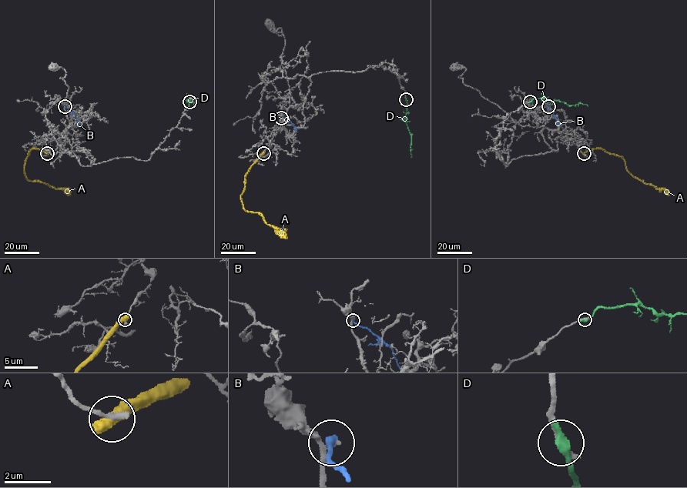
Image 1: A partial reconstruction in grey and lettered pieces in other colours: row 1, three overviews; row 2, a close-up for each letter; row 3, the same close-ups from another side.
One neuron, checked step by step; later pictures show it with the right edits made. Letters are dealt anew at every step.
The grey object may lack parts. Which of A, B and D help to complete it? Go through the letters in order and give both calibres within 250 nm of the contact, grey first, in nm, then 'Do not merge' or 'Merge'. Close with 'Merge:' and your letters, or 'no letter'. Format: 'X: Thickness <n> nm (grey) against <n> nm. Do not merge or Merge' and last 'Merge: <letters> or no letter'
A: Thickness 280 nm (grey) against 700 nm. Do not merge
B: Thickness 200 nm (grey) against 320 nm. Do not merge
D: Thickness 280 nm (grey) against 440 nm. Do not merge
Merge: no letter

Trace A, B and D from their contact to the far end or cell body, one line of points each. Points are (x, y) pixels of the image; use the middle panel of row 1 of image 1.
A: (263, 153), (245, 176), (245, 189), (240, 195), (242, 207), (257, 212), (267, 224), (287, 236)
B: (281, 117), (289, 120), (296, 132)
D: (406, 99), (411, 157)

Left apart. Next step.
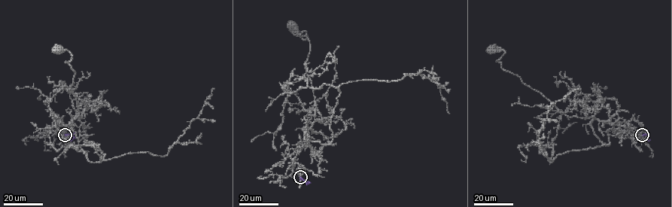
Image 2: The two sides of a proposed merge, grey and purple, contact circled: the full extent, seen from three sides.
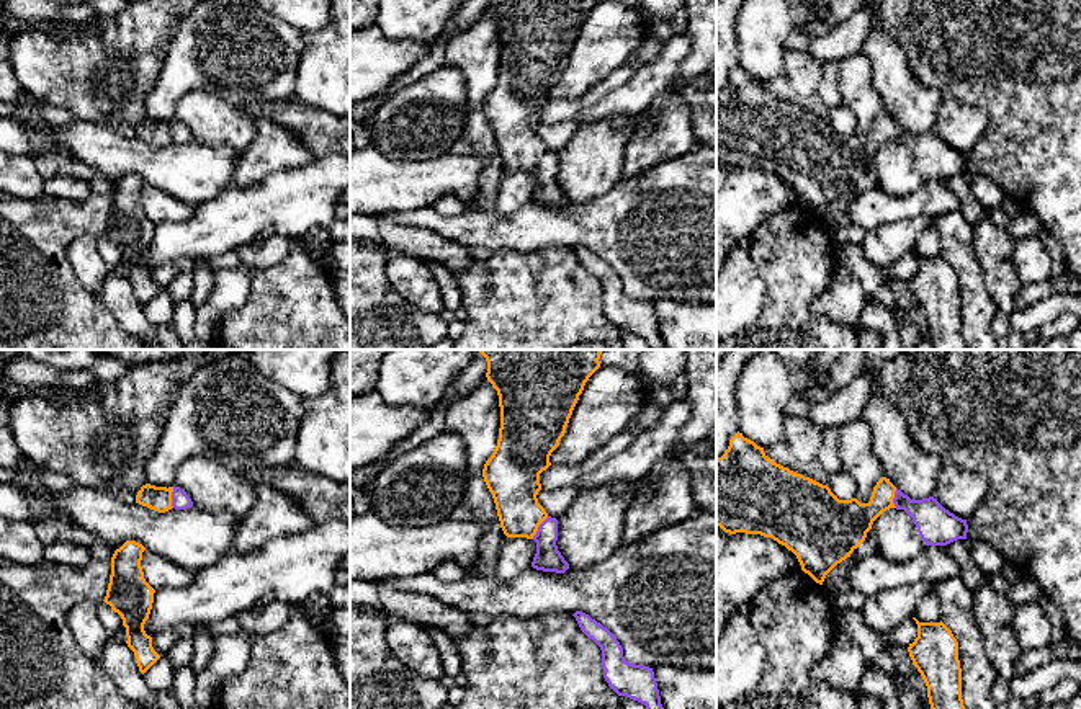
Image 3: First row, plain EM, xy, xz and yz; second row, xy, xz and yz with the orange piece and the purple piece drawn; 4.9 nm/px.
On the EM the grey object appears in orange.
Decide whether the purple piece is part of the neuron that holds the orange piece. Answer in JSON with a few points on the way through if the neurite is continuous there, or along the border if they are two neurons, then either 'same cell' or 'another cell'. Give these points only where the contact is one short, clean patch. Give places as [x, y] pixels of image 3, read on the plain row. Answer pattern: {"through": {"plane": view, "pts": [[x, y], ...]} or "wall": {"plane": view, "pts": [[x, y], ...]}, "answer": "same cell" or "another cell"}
{"through": {"plane": "xz", "pts": [[514, 118], [517, 142], [537, 162], [545, 170], [548, 193]]}, "answer": "same cell"}

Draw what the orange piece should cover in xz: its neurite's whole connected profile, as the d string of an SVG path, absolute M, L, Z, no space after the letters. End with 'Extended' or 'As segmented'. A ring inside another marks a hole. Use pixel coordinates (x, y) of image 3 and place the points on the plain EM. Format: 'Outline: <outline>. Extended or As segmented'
Outline: M487 0L486 11L497 25L500 41L499 74L482 103L484 116L492 127L500 162L507 172L527 172L536 176L532 201L564 207L569 198L558 185L558 154L538 137L540 108L551 96L572 44L589 11L600 0Z. Extended

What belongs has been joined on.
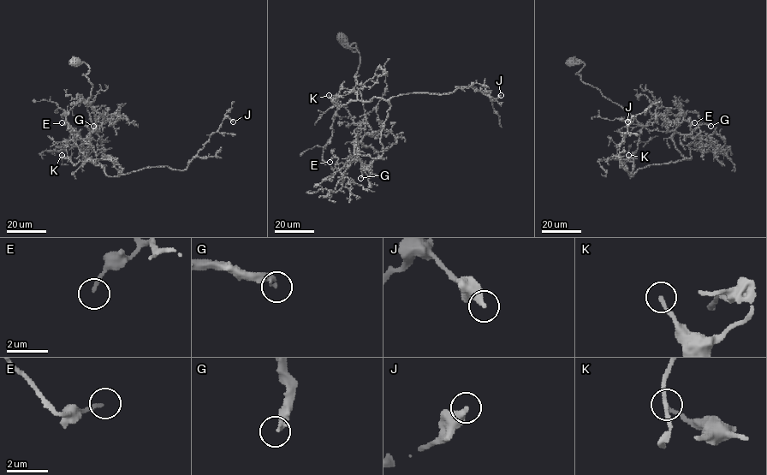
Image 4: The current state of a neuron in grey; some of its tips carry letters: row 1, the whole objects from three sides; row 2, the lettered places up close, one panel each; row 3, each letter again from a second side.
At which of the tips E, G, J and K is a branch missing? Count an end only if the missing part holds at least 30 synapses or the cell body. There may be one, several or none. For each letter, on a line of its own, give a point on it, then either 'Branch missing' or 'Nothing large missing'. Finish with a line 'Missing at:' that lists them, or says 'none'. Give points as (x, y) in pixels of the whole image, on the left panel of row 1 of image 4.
E: Place: (62, 122). Nothing large missing
G: Place: (93, 126). Branch missing
J: Place: (233, 121). Nothing large missing
K: Place: (62, 155). Nothing large missing
Missing at: G

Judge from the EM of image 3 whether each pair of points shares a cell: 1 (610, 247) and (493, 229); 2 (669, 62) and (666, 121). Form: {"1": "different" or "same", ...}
{"1": "same", "2": "different"}

